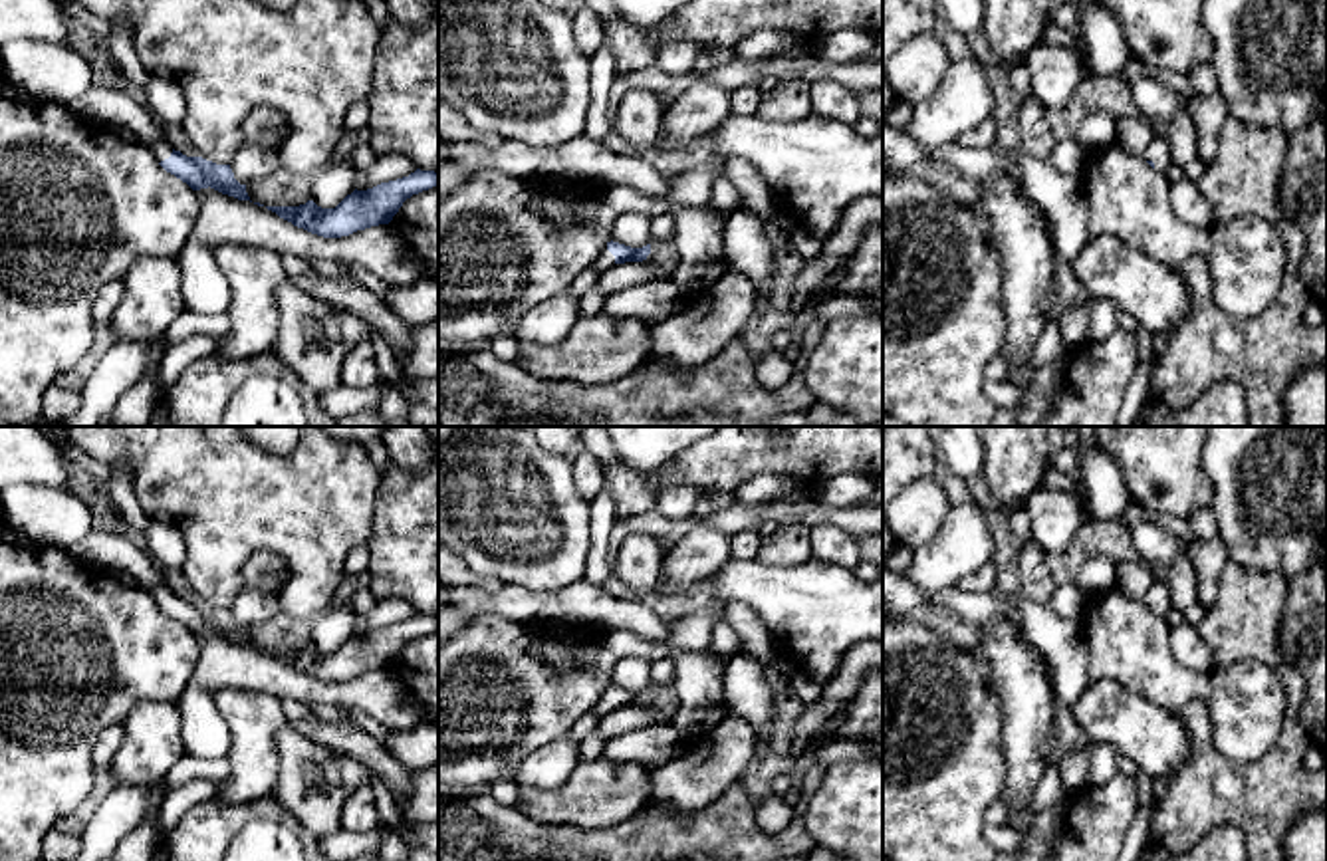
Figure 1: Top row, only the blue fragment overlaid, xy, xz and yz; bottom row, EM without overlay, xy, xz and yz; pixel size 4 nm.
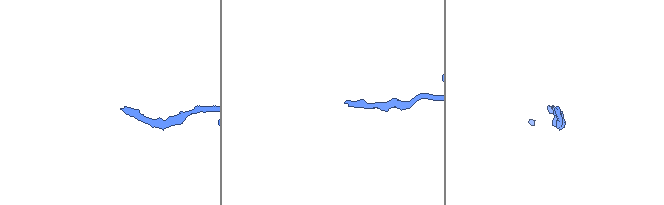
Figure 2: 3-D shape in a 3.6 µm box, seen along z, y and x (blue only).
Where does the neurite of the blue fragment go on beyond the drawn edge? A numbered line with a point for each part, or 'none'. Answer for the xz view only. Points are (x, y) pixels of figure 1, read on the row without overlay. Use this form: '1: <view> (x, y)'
1: xz (603, 705)

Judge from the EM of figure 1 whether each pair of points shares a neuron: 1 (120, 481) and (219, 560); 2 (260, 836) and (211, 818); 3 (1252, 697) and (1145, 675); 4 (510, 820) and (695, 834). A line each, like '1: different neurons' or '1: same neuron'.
1: different neurons
2: different neurons
3: same neuron
4: same neuron

